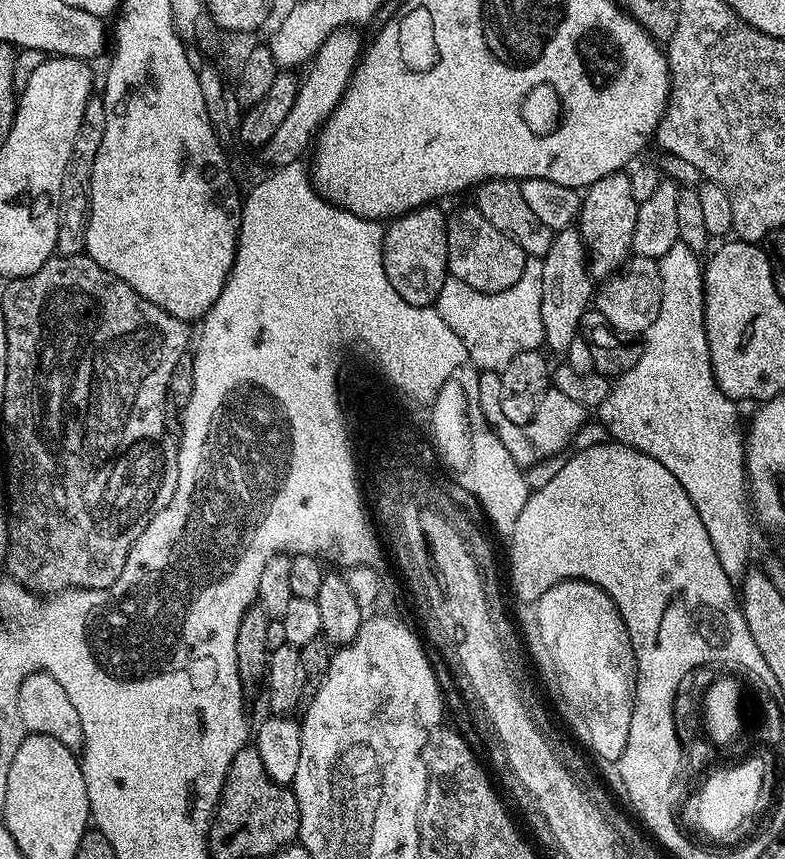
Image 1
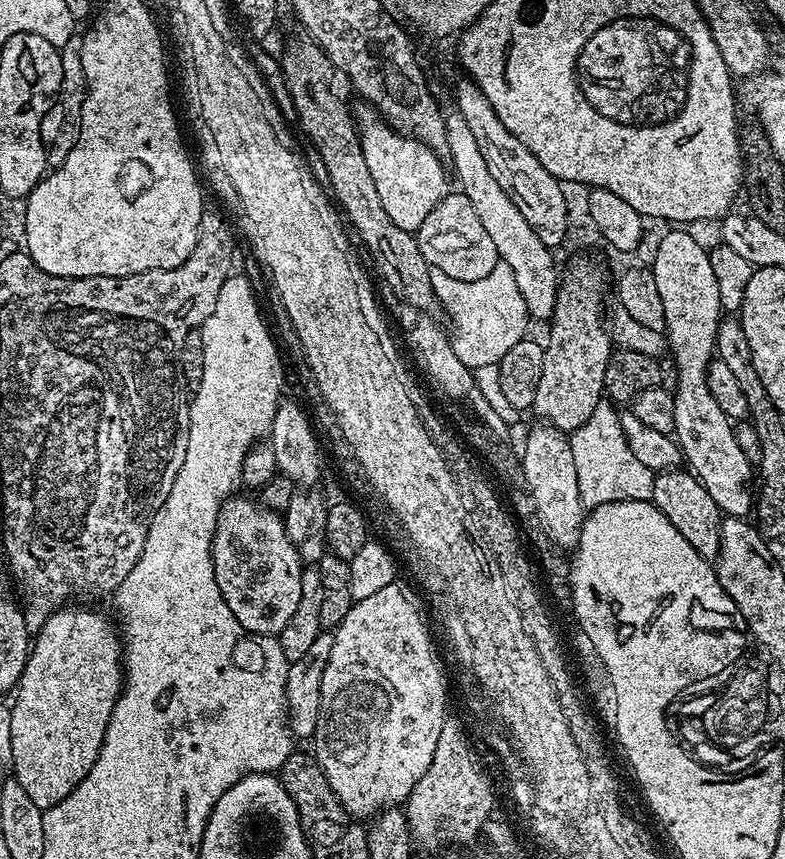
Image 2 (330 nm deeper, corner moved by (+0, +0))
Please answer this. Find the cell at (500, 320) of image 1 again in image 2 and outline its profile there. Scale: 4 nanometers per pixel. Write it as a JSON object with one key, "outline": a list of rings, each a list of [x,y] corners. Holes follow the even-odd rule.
{"outline":[[[497,262],[494,270],[486,274],[486,278],[478,278],[474,282],[462,282],[458,278],[450,278],[450,274],[442,274],[442,270],[430,268],[430,286],[434,288],[437,305],[442,312],[444,308],[445,314],[452,319],[450,339],[454,346],[454,354],[458,354],[458,359],[466,367],[473,369],[478,366],[499,364],[506,350],[510,350],[510,346],[518,346],[518,342],[525,339],[527,332],[524,331],[527,330],[528,324],[530,325],[530,317],[510,266]]]}

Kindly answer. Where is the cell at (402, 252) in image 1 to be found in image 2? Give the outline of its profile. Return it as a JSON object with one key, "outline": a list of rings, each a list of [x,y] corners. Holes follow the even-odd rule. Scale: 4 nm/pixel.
{"outline":[[[357,103],[354,116],[358,121],[360,145],[362,154],[366,154],[366,166],[370,170],[370,178],[374,178],[378,198],[382,198],[382,210],[390,214],[394,226],[402,226],[402,230],[416,233],[422,222],[426,222],[430,210],[434,210],[440,199],[448,195],[449,169],[446,164],[444,169],[441,157],[427,148],[421,140],[395,132],[371,104]]]}

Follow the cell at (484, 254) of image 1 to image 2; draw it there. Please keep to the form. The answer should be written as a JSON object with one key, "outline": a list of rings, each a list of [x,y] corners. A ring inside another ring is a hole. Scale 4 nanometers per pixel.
{"outline":[[[460,190],[449,191],[448,195],[443,196],[414,235],[418,250],[422,250],[422,258],[426,258],[429,268],[442,270],[442,274],[450,274],[450,278],[458,278],[462,282],[486,278],[500,259],[493,239],[486,234],[469,198]]]}

